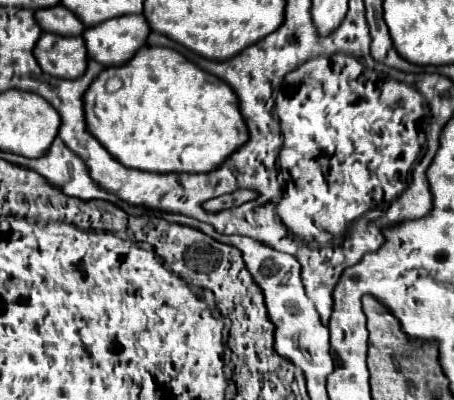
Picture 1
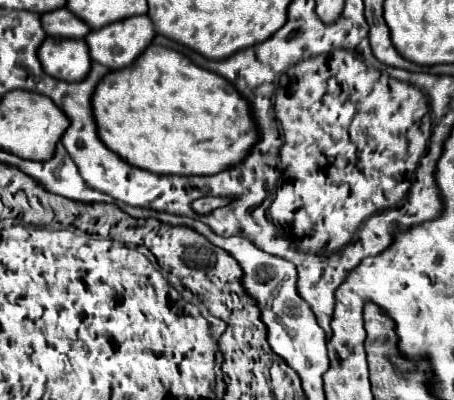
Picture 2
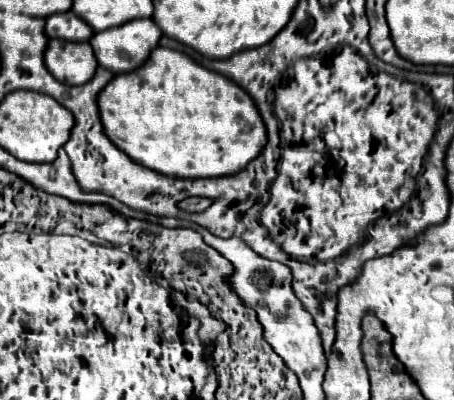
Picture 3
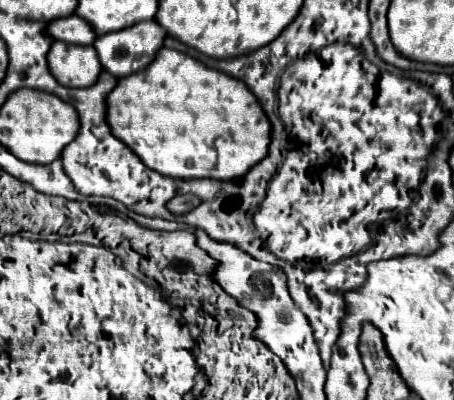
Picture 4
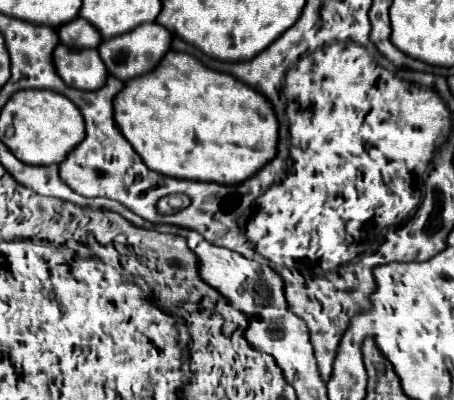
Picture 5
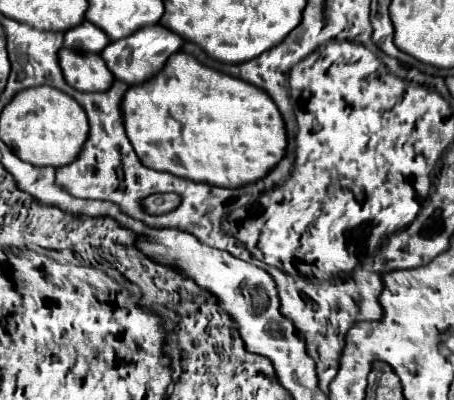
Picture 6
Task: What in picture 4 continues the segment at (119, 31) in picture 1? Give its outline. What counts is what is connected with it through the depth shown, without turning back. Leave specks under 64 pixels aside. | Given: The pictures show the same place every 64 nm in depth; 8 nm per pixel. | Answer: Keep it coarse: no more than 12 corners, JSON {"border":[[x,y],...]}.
{"border":[[146,20],[98,36],[100,64],[116,78],[148,68],[166,30]]}

